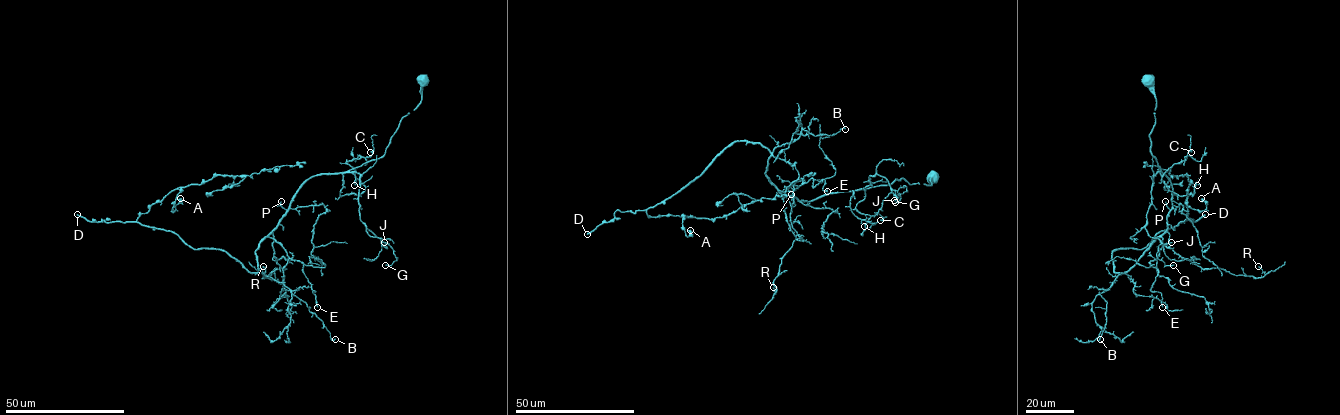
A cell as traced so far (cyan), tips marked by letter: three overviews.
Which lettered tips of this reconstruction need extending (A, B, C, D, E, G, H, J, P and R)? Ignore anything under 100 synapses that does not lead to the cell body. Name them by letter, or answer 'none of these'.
D

